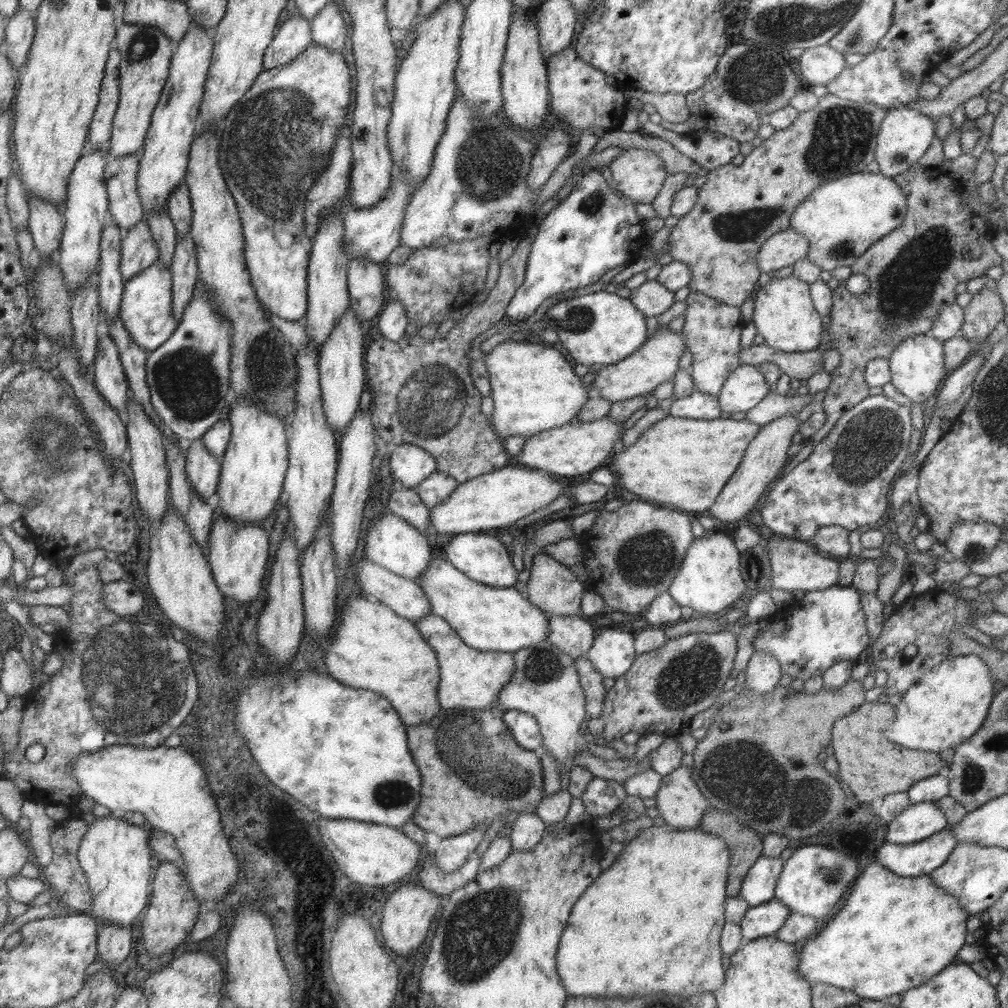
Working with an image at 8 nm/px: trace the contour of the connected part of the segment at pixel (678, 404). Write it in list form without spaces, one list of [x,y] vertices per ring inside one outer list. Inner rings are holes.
[[[694,389],[688,396],[674,399],[670,415],[693,419],[716,419],[722,412],[714,395]]]

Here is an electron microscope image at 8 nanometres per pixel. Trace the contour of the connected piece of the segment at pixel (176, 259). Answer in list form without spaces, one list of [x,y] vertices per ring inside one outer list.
[[[190,234],[177,240],[169,271],[173,278],[173,315],[179,323],[196,283],[200,280],[197,250]]]

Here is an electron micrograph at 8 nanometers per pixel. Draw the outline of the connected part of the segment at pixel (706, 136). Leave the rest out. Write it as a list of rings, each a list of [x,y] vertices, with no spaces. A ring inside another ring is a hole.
[[[646,122],[642,129],[647,137],[654,136],[667,141],[704,169],[711,170],[728,164],[740,154],[741,143],[719,132],[709,130],[702,134],[702,138],[685,138],[684,135],[652,122]]]

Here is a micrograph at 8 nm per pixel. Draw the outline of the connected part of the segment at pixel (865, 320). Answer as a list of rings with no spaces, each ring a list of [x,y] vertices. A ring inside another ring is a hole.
[[[917,163],[893,179],[905,194],[906,216],[904,222],[894,232],[877,240],[851,266],[854,274],[867,276],[871,287],[864,293],[853,294],[846,288],[846,282],[842,282],[833,290],[833,305],[829,314],[832,325],[828,331],[830,336],[828,343],[832,349],[835,348],[840,353],[840,364],[830,372],[831,383],[822,404],[827,416],[825,423],[805,441],[805,444],[813,442],[817,445],[828,436],[844,412],[874,392],[865,384],[864,378],[864,371],[870,360],[890,358],[891,352],[903,340],[920,333],[928,334],[933,325],[932,320],[938,316],[942,306],[956,302],[957,294],[954,289],[957,284],[983,276],[988,267],[1001,265],[1003,261],[992,244],[994,234],[992,225],[984,220],[984,216],[976,215],[972,208],[964,207],[960,196],[964,192],[964,183],[948,176],[944,167],[927,167]]]

